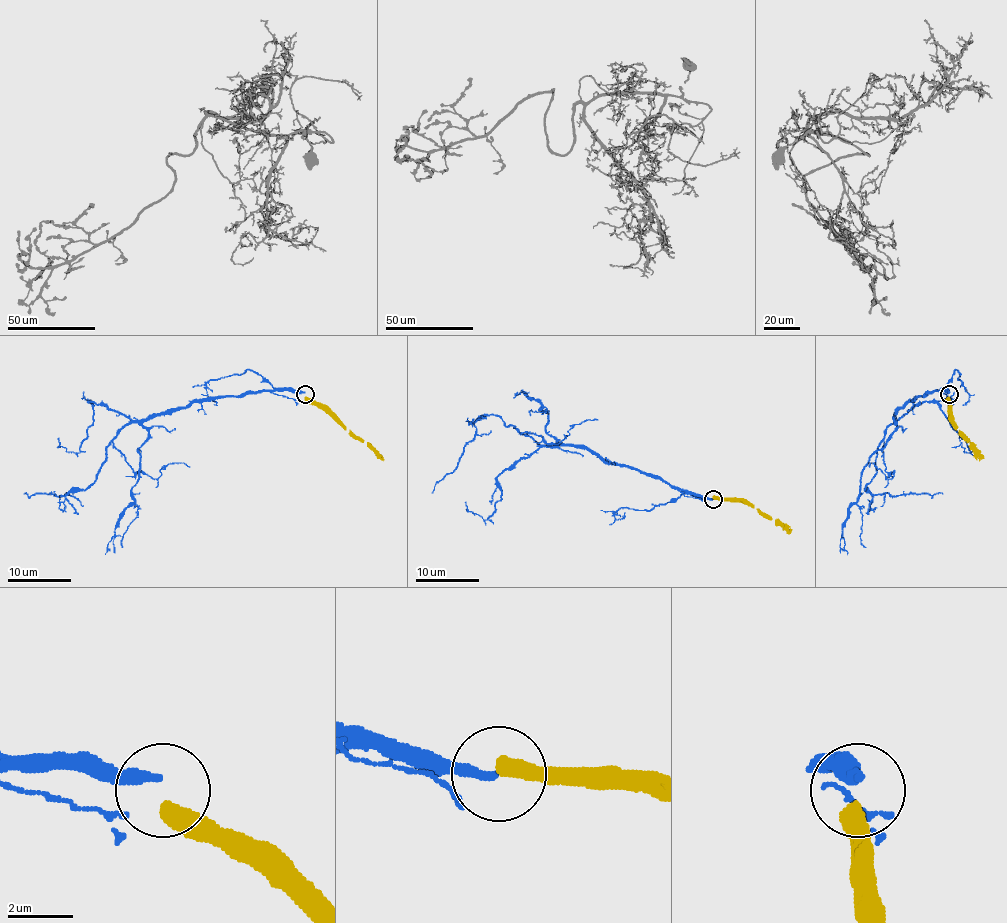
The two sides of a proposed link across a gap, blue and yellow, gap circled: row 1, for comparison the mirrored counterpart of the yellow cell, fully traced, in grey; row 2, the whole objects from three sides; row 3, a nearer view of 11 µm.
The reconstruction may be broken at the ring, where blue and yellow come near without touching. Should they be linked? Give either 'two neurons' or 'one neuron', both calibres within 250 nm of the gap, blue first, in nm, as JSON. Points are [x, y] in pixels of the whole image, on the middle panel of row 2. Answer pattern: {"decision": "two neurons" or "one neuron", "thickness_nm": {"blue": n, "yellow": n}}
{"decision": "two neurons", "thickness_nm": {"blue": 300, "yellow": 480}}

